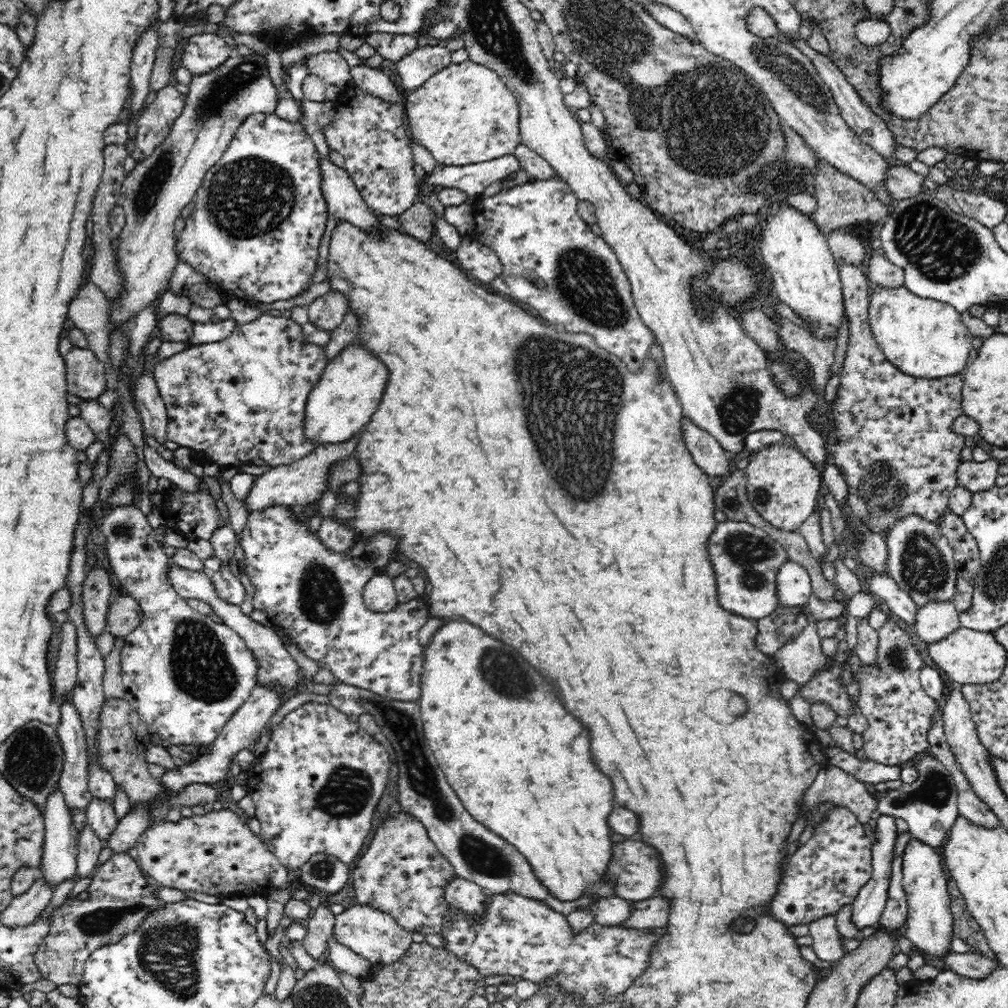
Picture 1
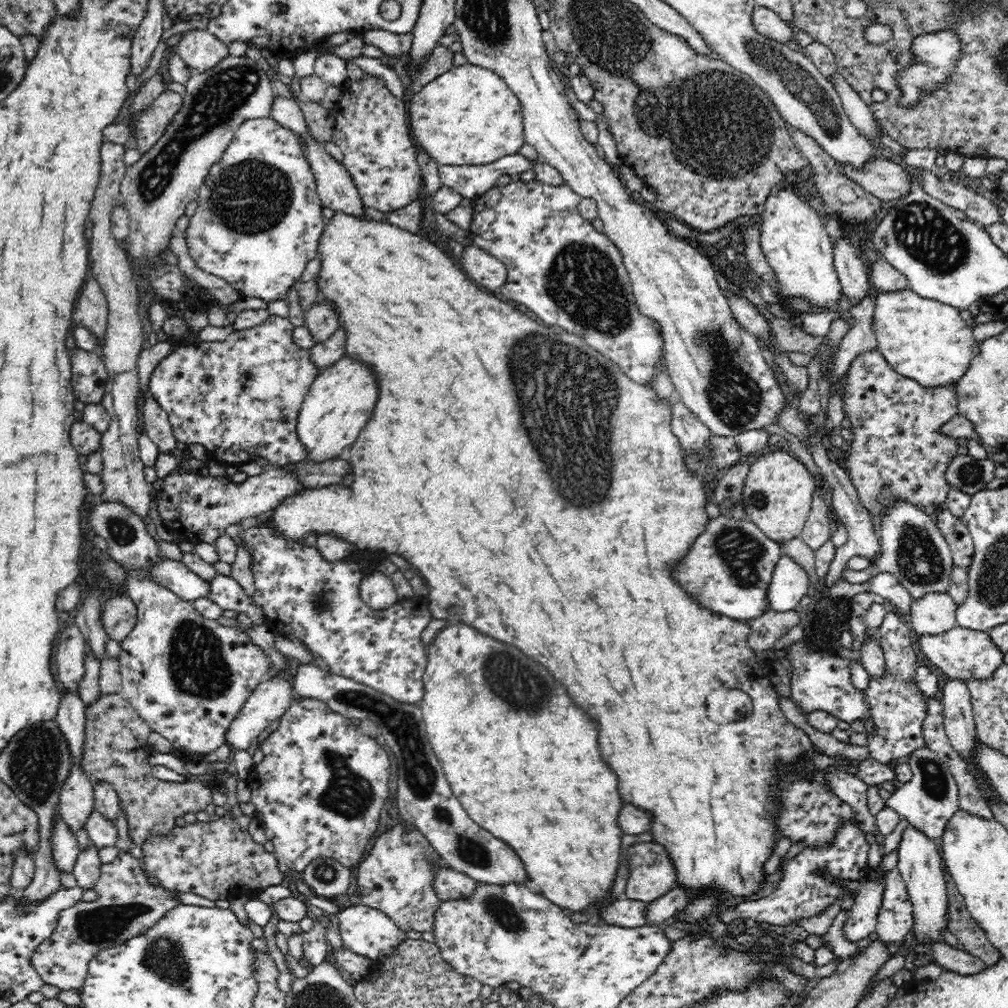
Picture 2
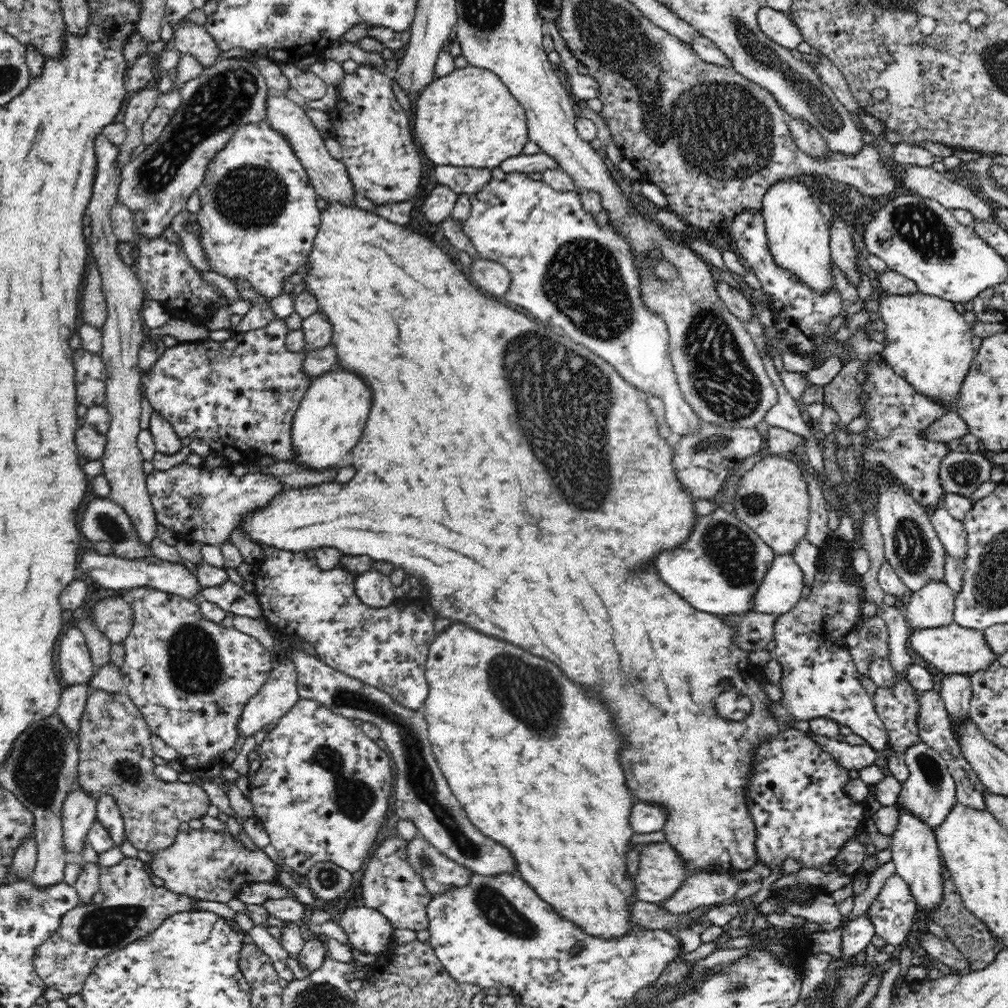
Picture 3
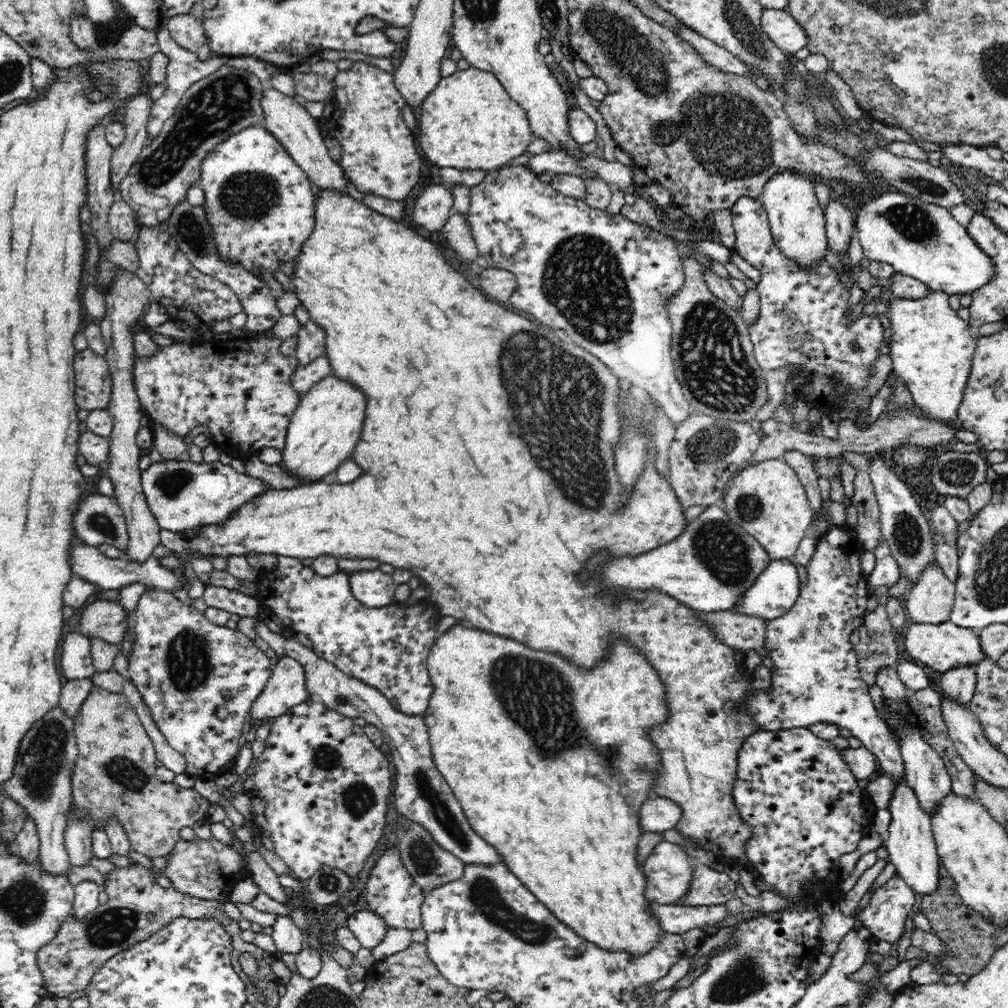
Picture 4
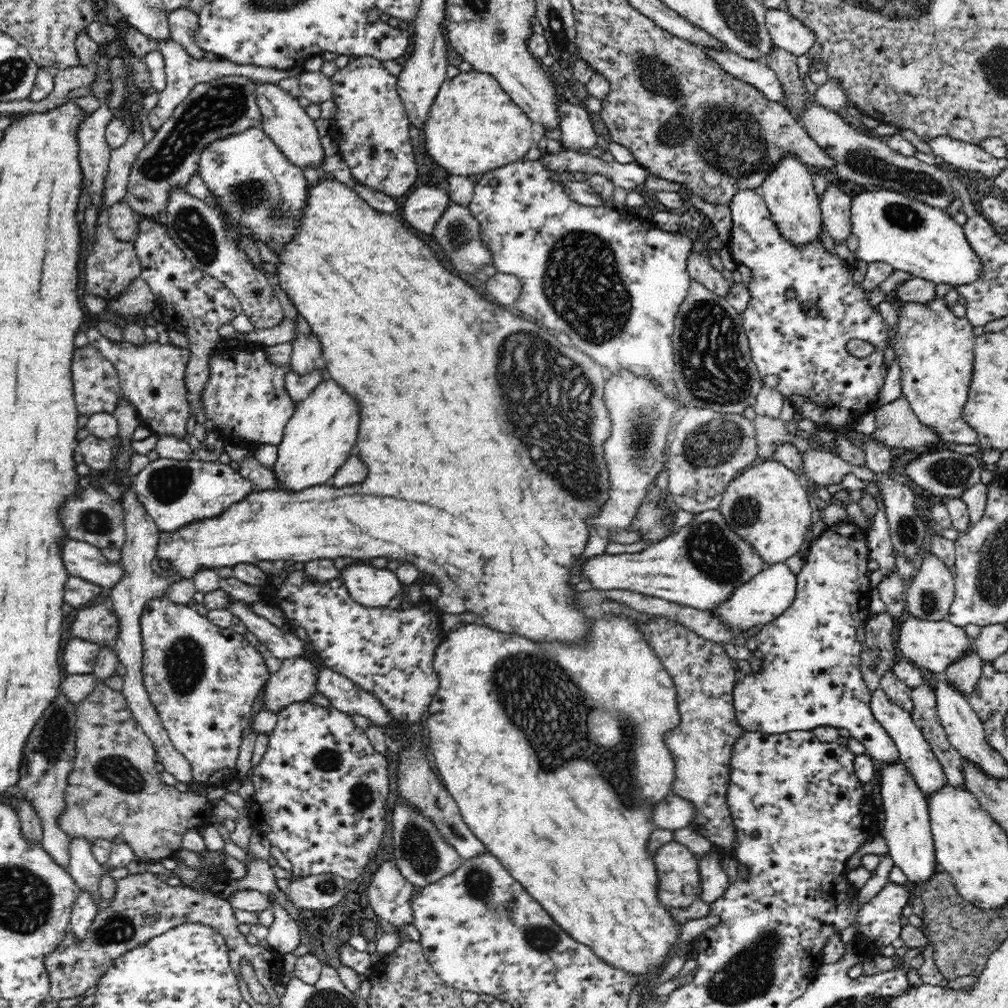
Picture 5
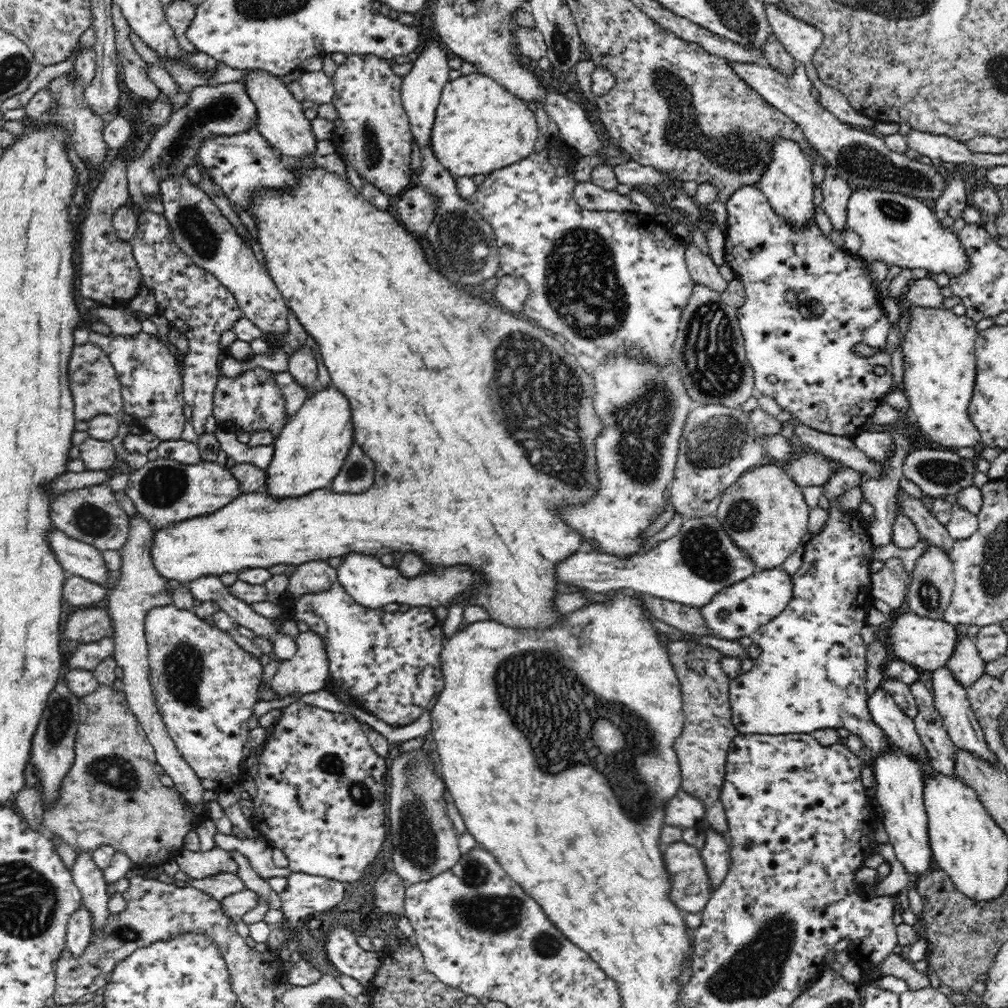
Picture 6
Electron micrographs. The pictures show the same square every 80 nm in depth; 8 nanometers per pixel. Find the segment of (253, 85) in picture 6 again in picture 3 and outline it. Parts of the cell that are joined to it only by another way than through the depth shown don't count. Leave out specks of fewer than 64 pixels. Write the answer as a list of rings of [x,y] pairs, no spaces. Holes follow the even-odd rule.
[[[268,96],[266,100],[266,120],[268,125],[279,132],[290,143],[294,155],[298,157],[304,170],[308,173],[309,179],[315,188],[321,203],[341,202],[342,204],[354,203],[354,191],[352,181],[344,163],[334,159],[324,145],[323,136],[307,115],[304,107],[294,104],[286,96]]]

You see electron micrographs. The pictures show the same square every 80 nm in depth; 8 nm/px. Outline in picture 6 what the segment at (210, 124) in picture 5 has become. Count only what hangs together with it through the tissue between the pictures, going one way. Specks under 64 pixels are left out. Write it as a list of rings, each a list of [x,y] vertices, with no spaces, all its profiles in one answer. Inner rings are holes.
[[[242,80],[217,84],[215,87],[204,85],[190,92],[190,102],[184,108],[175,109],[168,123],[162,124],[149,142],[142,156],[126,166],[130,200],[129,204],[137,209],[148,196],[160,196],[158,184],[166,176],[184,172],[188,164],[194,164],[202,138],[215,135],[234,135],[244,133],[250,124],[256,125],[256,108],[244,89]]]

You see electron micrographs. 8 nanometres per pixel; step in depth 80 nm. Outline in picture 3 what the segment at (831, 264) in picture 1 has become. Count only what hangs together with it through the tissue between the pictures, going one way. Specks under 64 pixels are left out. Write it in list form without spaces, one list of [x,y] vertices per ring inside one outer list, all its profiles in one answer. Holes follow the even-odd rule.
[[[784,178],[768,186],[762,200],[762,211],[767,243],[777,264],[787,268],[800,282],[816,292],[824,292],[834,284],[830,272],[830,236],[828,223],[821,210],[816,207],[815,200],[803,182]]]

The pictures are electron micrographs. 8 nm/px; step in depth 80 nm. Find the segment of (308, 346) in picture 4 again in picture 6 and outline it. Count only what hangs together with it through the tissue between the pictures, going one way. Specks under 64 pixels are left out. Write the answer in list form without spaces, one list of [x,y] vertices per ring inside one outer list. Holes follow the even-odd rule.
[[[303,347],[298,352],[289,353],[287,371],[294,377],[298,385],[306,389],[306,399],[309,399],[320,389],[317,381],[318,362],[309,347]]]

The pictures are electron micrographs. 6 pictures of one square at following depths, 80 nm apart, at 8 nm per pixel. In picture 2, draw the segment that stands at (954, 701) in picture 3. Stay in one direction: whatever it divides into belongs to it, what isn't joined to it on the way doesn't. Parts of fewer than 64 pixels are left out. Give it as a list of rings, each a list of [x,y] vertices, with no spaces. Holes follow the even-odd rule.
[[[949,679],[942,688],[942,698],[946,734],[951,745],[972,765],[977,732],[966,680]]]

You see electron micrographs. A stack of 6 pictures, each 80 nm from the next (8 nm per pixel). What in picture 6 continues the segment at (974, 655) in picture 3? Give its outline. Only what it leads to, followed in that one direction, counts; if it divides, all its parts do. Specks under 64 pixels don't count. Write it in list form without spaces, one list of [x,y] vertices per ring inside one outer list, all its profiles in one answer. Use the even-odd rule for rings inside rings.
[[[912,611],[901,613],[886,630],[885,644],[891,648],[896,658],[909,662],[914,667],[930,671],[942,668],[948,662],[948,658],[954,652],[956,636],[958,636],[956,627],[943,618],[932,620]]]

